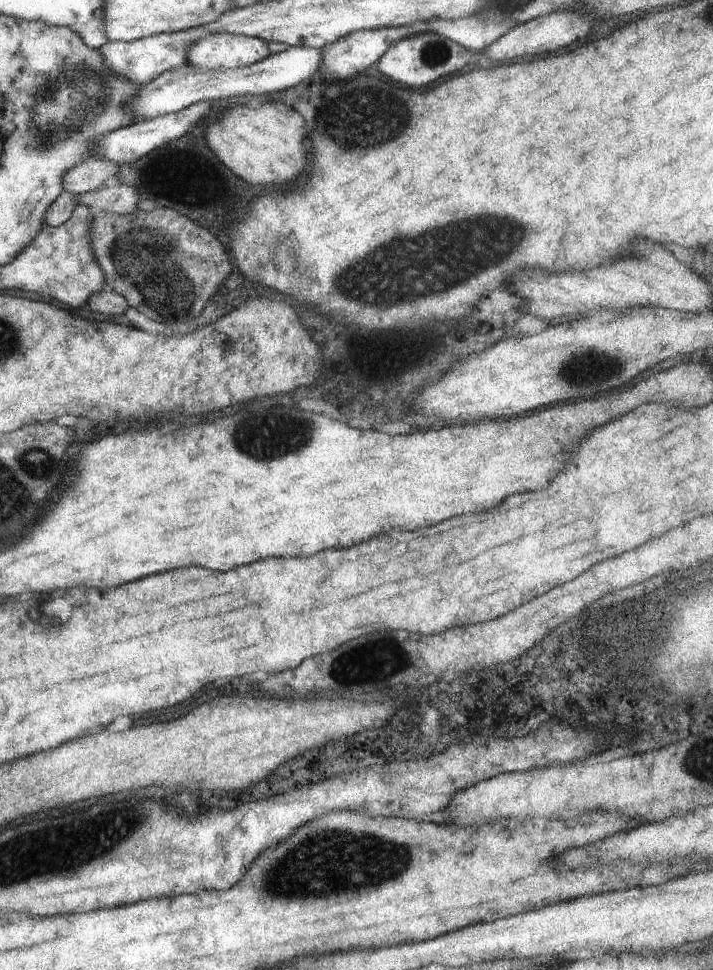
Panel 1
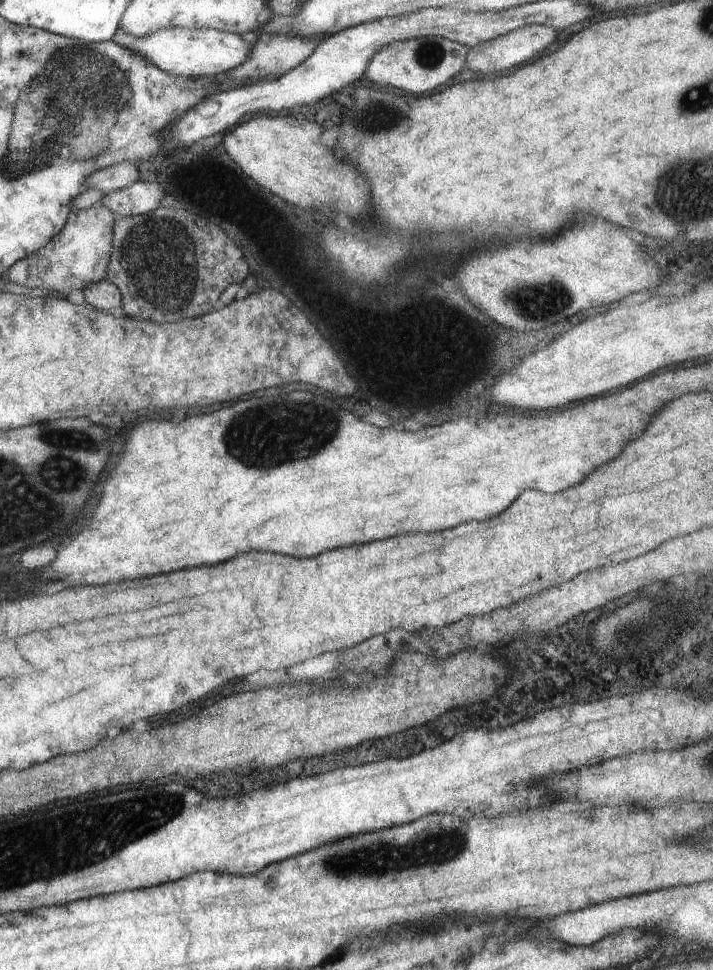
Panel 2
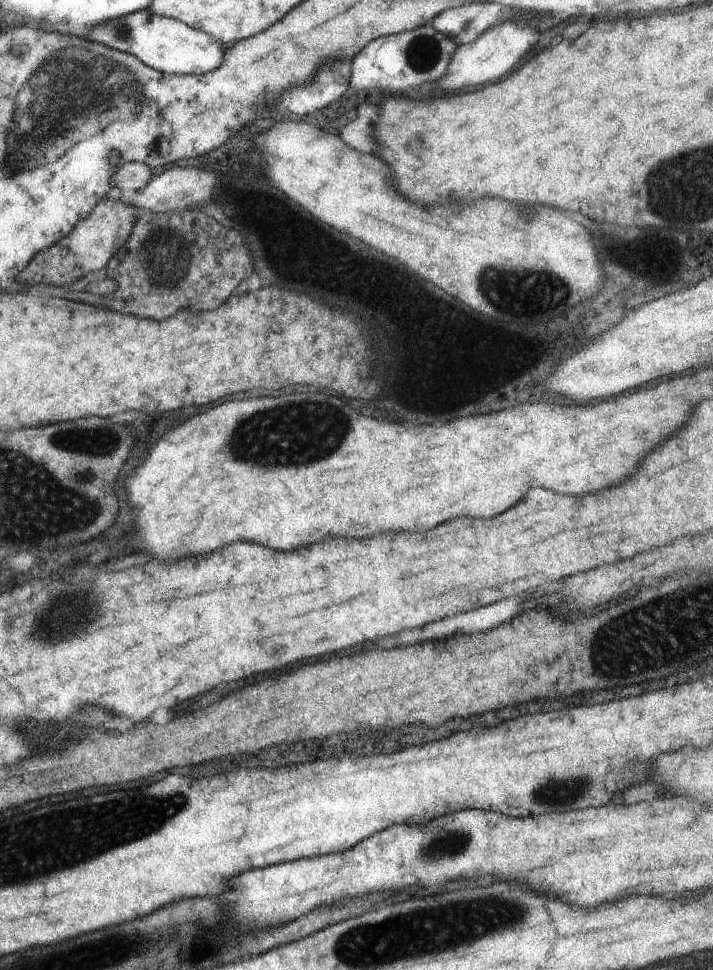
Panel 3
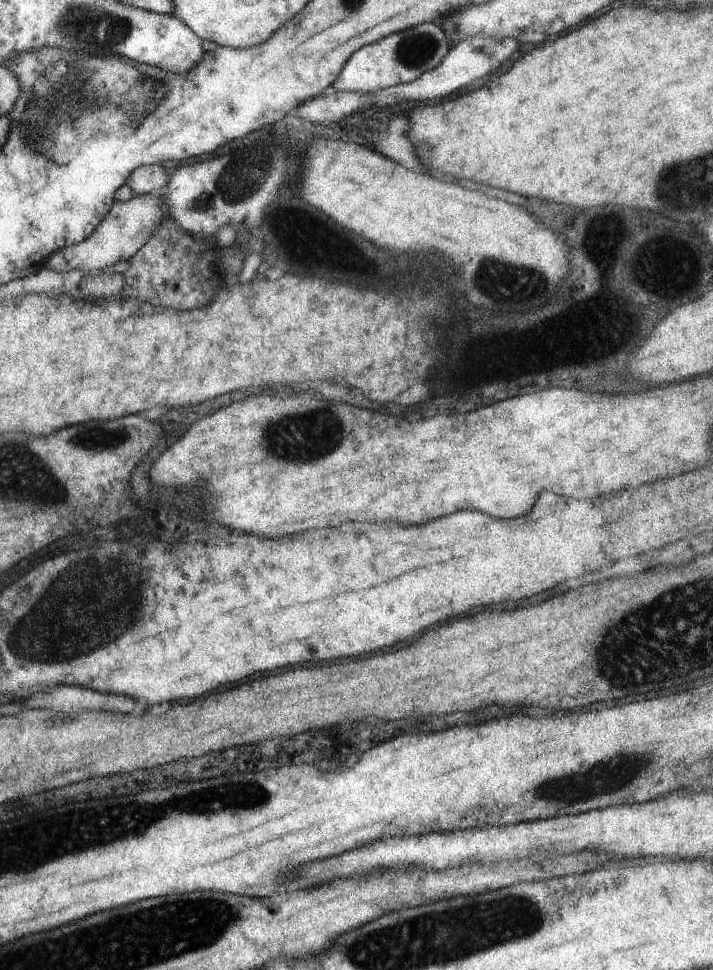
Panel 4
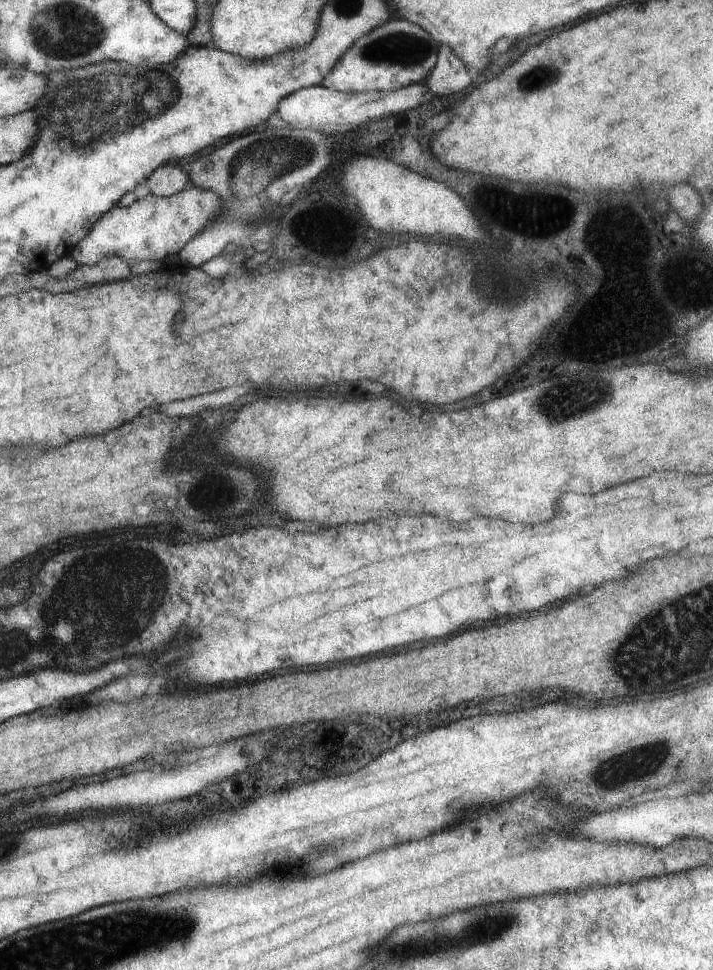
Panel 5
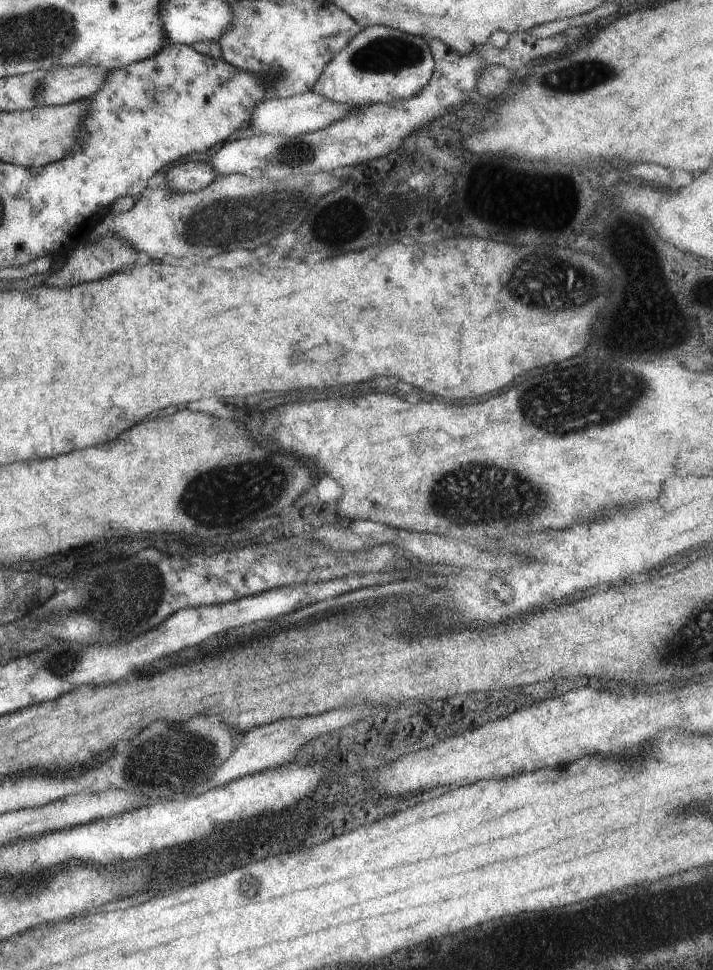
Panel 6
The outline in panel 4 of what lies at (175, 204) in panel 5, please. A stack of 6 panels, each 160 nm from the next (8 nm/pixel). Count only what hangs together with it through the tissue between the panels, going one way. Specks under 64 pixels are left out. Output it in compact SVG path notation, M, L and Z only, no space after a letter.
M158 193L134 195L126 201L114 200L105 218L97 223L86 239L52 252L45 260L43 270L49 269L55 272L71 269L100 270L103 273L117 269L149 240L157 225L167 217L169 216L166 216L164 200L159 197Z

